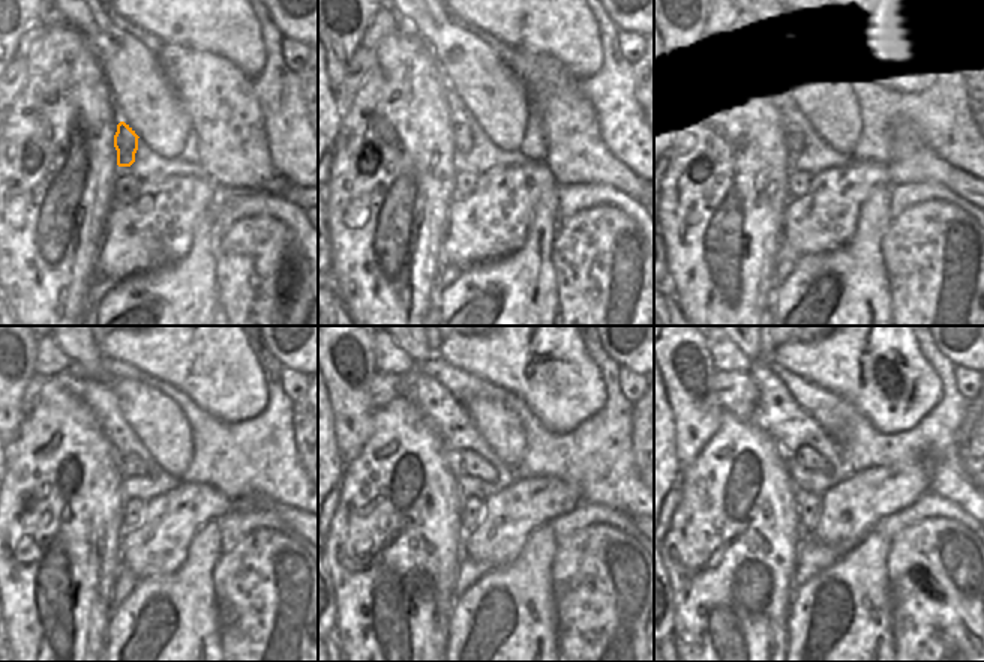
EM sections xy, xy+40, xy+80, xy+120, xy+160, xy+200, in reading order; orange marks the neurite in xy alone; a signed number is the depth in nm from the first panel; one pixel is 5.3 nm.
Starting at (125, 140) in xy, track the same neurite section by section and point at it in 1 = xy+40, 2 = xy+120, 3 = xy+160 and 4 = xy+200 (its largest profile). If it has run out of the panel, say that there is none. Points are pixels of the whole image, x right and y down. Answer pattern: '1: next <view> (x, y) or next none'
1: next xy+40 (462, 141)
2: next xy+120 (134, 466)
3: next xy+160 (473, 464)
4: next xy+200 (809, 458)

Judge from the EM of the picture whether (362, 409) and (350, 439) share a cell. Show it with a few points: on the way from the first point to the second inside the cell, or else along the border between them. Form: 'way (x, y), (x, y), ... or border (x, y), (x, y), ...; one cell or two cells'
way (354, 416), (354, 428), (351, 431); one cell

